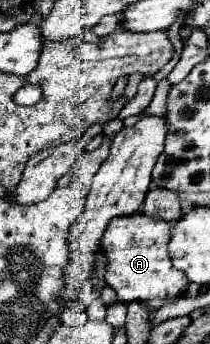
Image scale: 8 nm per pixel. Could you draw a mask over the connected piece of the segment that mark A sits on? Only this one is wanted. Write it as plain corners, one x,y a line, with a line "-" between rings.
141,213
131,217
115,217
107,227
101,243
109,259
105,279
123,305
141,303
149,305
149,311
155,311
187,293
187,277
177,271
171,265
171,257
167,257
167,241
171,239
171,227
173,225
167,221
151,219

